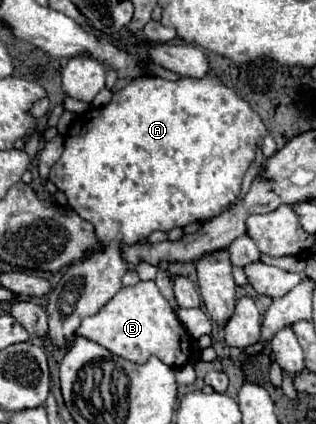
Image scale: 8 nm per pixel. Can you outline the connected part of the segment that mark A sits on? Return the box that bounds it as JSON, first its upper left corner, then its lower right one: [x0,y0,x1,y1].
[46,74,268,348]

